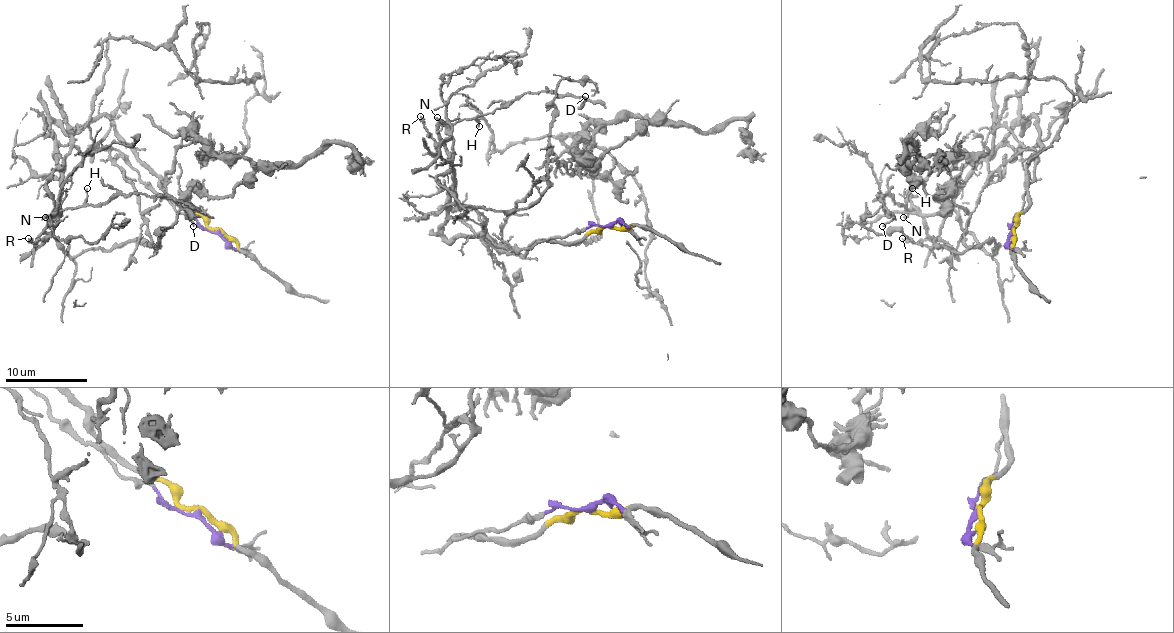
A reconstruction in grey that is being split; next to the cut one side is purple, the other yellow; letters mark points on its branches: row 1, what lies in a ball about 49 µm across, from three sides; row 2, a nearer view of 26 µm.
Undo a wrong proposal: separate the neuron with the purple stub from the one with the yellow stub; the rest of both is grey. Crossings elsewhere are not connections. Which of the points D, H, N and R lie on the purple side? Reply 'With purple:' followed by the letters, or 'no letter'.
With purple: D, H, N, R

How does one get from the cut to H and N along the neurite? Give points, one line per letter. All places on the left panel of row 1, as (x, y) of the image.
H: (216, 230), (151, 190), (87, 126), (46, 183), (63, 210), (81, 206), (87, 187)
N: (216, 230), (157, 196), (87, 126), (48, 179), (54, 208), (44, 216)

